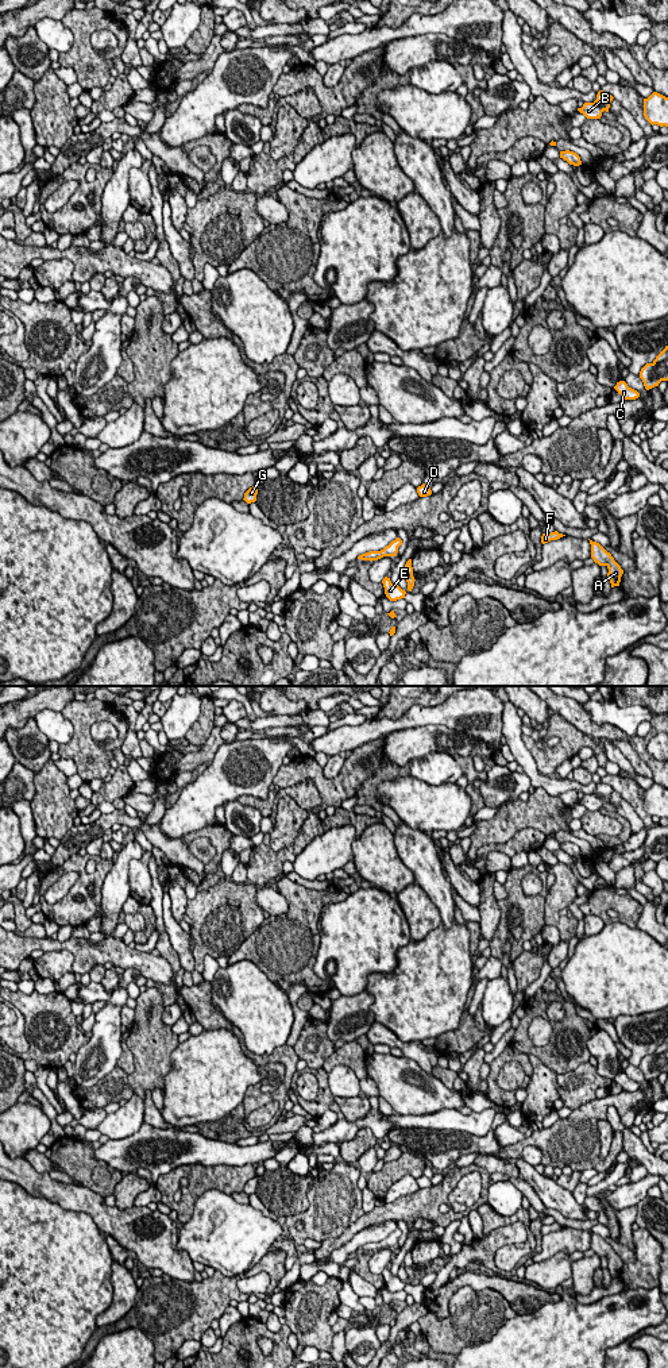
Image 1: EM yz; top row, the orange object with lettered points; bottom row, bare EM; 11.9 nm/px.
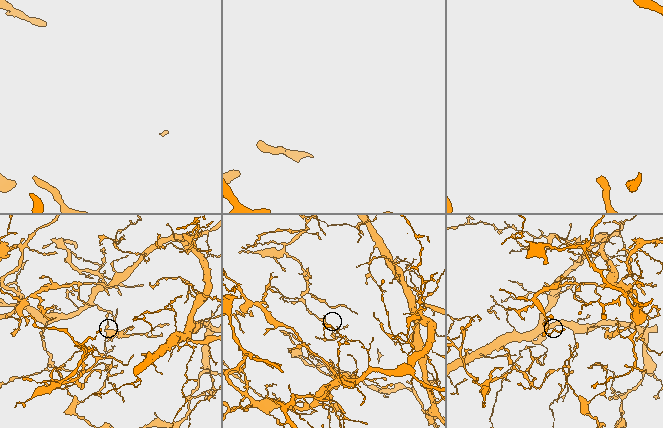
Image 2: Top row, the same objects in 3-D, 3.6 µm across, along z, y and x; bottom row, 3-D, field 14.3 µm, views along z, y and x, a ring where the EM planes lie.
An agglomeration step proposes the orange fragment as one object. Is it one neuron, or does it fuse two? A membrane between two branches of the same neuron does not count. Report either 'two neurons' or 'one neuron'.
one neuron

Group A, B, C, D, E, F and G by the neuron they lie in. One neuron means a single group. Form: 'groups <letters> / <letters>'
groups A B C D E F G

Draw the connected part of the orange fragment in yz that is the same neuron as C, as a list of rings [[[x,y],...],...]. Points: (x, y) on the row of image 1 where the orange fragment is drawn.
[[[625,381],[617,382],[614,389],[625,398],[625,400],[636,400],[640,397],[640,393],[628,386]]]

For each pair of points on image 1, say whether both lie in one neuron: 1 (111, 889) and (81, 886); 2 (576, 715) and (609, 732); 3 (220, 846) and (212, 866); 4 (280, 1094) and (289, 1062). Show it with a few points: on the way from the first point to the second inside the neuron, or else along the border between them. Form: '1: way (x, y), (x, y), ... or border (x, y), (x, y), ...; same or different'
1: border (103, 882), (101, 905), (95, 914); different
2: way (585, 723), (591, 729), (601, 731); same
3: way (219, 851), (216, 860); same
4: way (285, 1086), (289, 1070); same

